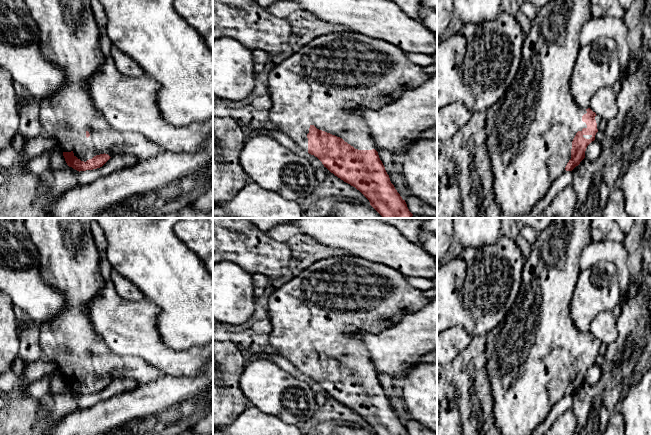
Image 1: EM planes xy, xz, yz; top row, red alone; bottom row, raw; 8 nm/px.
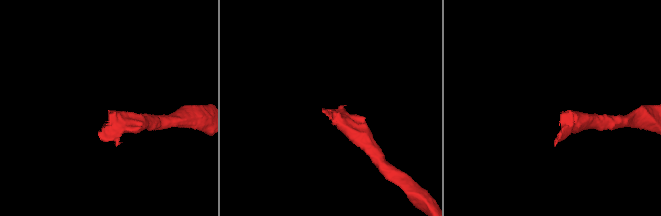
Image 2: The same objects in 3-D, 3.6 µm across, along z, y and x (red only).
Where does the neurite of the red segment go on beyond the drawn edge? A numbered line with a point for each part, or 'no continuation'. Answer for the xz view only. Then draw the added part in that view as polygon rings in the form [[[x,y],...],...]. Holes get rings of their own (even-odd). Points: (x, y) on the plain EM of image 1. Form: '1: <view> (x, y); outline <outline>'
1: xz (320, 309); outline [[[351,255],[319,260],[269,297],[268,318],[272,331],[268,335],[267,350],[287,359],[305,376],[308,376],[307,358],[311,349],[342,362],[355,373],[372,374],[373,364],[365,346],[350,337],[360,332],[379,333],[406,315],[424,308],[430,300],[423,291],[408,283],[408,277],[387,265]]]

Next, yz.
1: yz (530, 355); outline [[[555,218],[555,220],[537,236],[536,241],[531,245],[529,258],[525,260],[524,263],[522,285],[517,299],[502,323],[486,335],[486,368],[493,396],[494,419],[500,431],[500,435],[531,435],[544,421],[554,405],[566,395],[565,391],[571,383],[572,365],[578,355],[587,352],[586,347],[582,345],[582,340],[586,338],[587,335],[577,330],[573,325],[570,316],[570,303],[572,293],[575,290],[576,281],[581,271],[579,268],[579,257],[583,248],[590,242],[590,224],[591,218]]]

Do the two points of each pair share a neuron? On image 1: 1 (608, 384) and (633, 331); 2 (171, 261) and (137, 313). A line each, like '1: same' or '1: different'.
1: same
2: different

